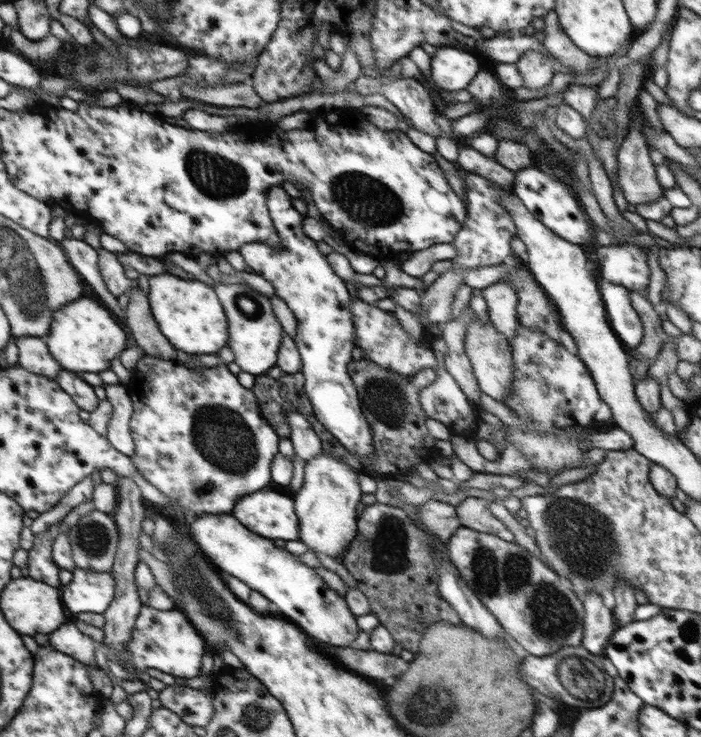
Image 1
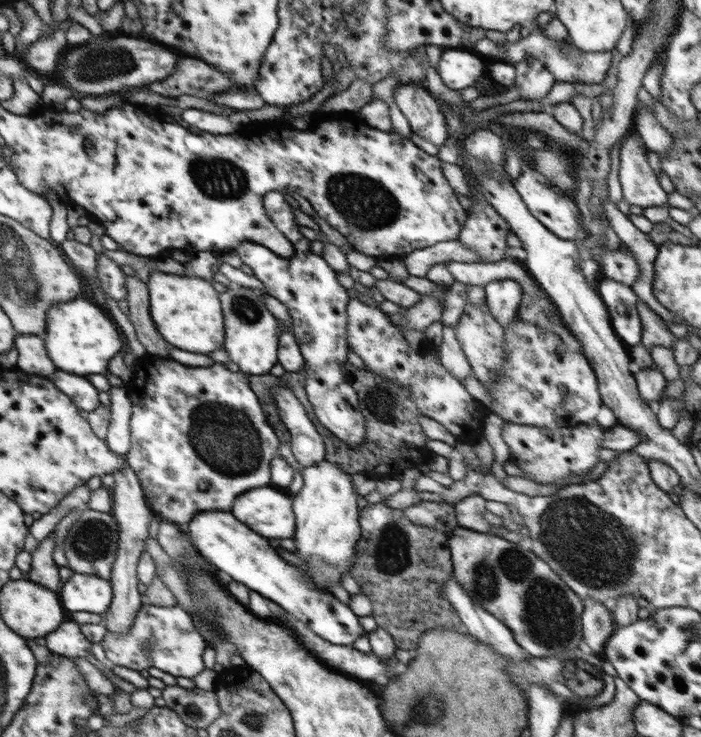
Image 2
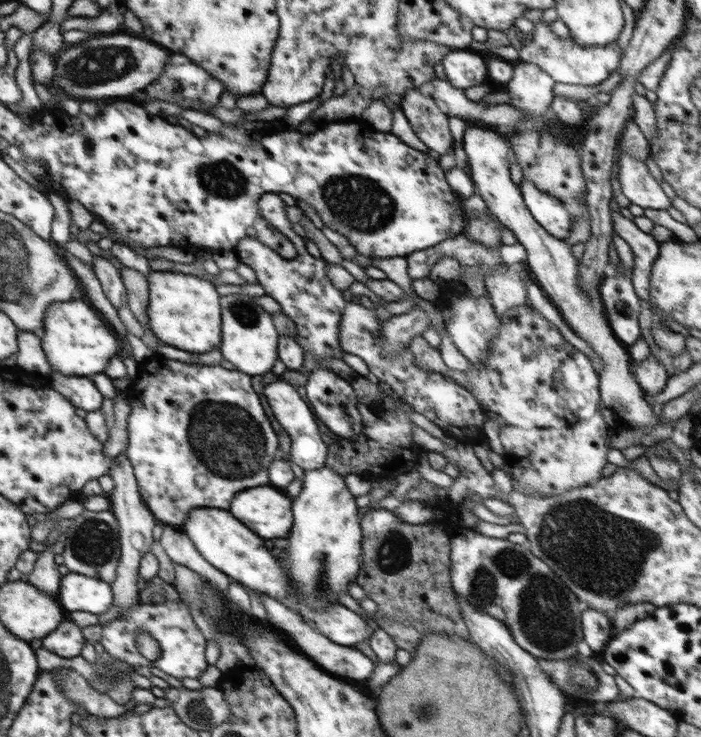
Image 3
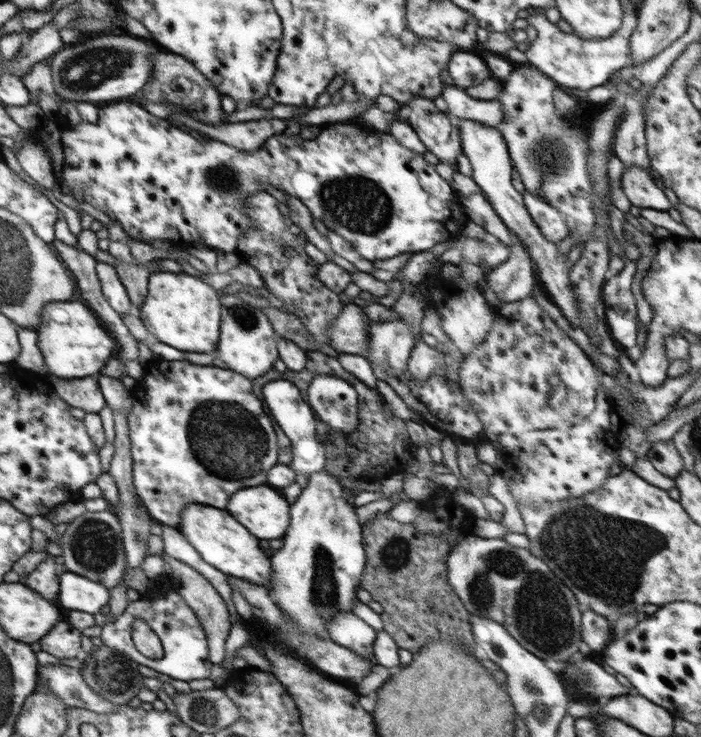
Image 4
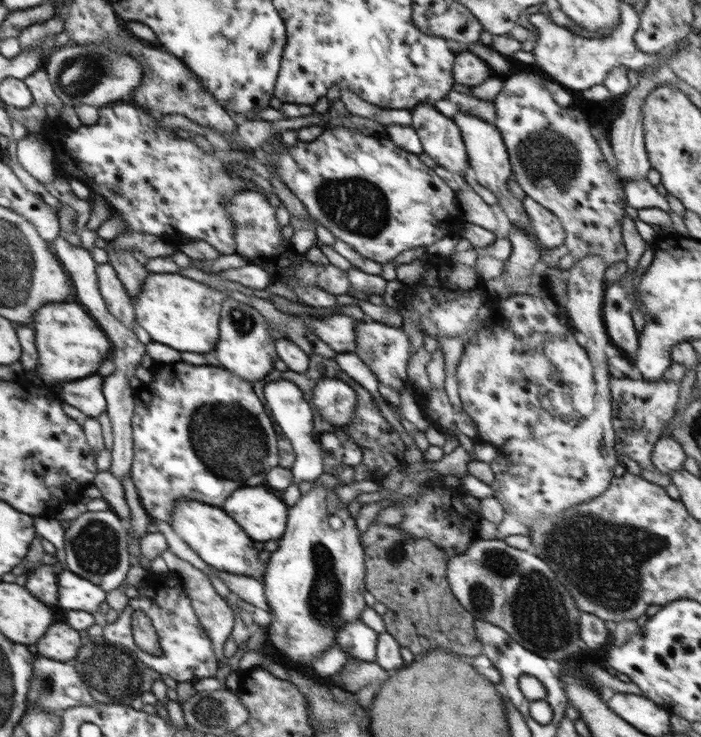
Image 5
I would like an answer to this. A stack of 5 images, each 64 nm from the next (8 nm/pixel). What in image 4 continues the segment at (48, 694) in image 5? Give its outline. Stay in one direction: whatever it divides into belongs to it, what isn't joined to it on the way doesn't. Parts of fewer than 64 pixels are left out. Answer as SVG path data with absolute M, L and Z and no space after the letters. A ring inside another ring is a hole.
M48 664L42 666L41 677L36 679L36 684L42 686L48 684L53 689L54 694L65 702L72 710L74 708L84 708L98 714L114 712L116 705L102 697L97 696L82 677L76 668L62 666L59 664Z

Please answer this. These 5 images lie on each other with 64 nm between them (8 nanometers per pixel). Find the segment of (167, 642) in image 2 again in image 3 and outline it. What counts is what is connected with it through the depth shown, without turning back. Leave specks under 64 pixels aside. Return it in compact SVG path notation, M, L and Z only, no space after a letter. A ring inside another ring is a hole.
M182 600L156 604L136 603L126 612L125 617L103 624L102 639L99 641L111 659L123 662L133 668L154 667L178 679L200 678L210 668L206 662L207 641L192 619L192 614ZM148 632L160 646L160 657L154 661L147 660L136 647L138 633Z

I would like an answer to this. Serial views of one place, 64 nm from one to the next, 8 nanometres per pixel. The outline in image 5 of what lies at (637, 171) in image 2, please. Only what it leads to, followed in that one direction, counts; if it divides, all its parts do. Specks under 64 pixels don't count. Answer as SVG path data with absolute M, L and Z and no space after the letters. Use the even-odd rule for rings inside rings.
M632 179L622 181L622 188L626 194L626 201L632 208L660 208L663 212L670 213L670 206L666 197L658 193L656 187L652 186L646 179Z

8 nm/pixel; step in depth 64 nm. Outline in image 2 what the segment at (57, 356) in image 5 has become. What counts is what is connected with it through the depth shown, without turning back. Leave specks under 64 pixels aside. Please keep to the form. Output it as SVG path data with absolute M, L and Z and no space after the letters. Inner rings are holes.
M78 298L70 304L58 303L58 308L50 312L50 332L46 332L44 340L49 362L56 364L57 370L83 377L84 374L104 376L110 359L120 354L124 346L118 326L112 324L98 306L88 302L88 298Z

